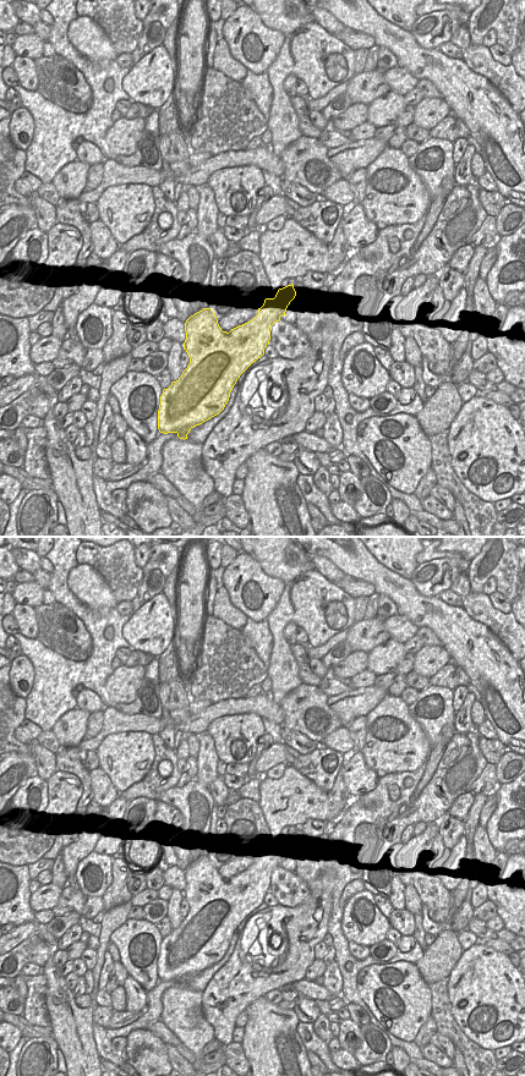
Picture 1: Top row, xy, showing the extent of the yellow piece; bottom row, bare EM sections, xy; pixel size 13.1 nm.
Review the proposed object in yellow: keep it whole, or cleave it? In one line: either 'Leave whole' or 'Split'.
Leave whole

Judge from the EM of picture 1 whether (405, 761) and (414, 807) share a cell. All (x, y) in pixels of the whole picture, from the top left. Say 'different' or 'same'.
different

